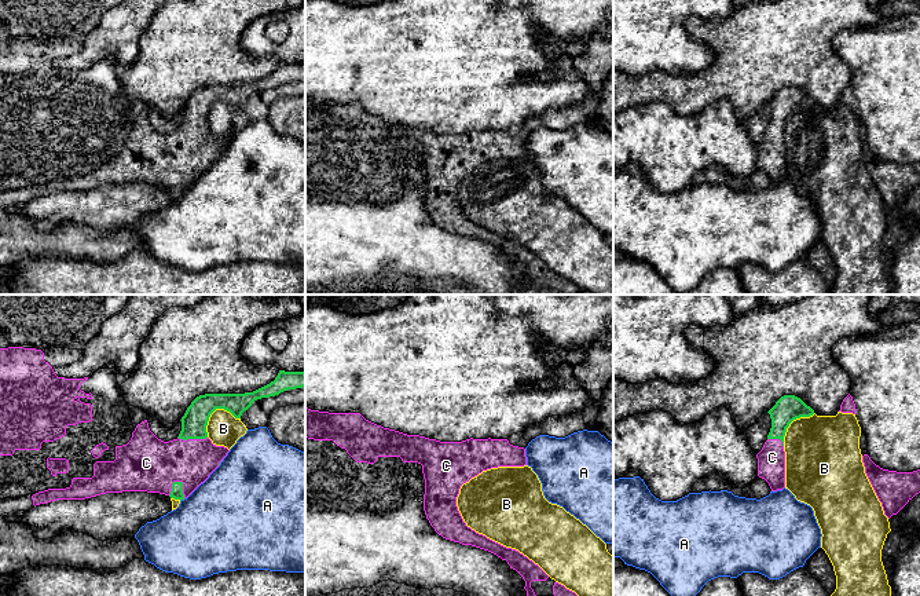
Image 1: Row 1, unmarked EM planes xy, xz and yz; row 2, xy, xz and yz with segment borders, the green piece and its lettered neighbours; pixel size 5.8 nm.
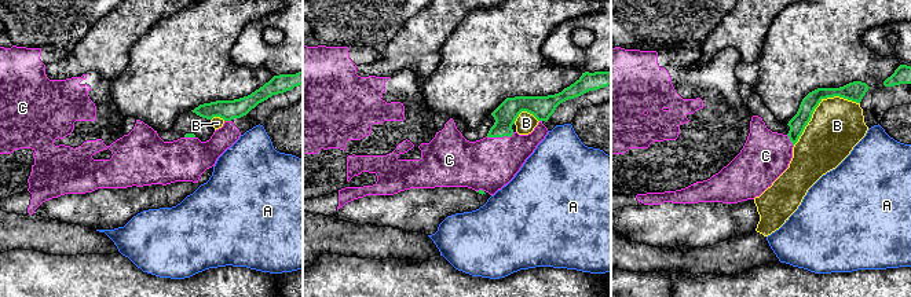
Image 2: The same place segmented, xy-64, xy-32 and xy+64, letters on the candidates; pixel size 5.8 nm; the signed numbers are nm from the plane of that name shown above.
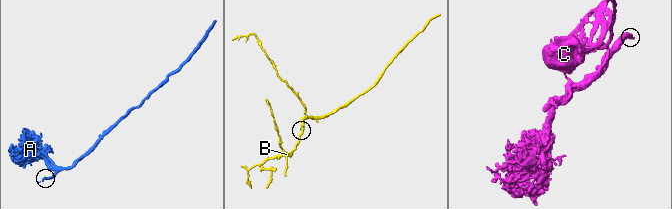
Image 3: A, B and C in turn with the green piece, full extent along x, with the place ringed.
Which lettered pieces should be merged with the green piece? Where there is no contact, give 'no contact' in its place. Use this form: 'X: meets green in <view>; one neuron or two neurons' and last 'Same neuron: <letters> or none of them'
A: meets green in xy; two neurons
B: meets green in xy; two neurons
C: meets green in xy; one neuron
Same neuron: C

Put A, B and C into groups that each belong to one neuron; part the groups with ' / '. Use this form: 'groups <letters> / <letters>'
groups A / B / C

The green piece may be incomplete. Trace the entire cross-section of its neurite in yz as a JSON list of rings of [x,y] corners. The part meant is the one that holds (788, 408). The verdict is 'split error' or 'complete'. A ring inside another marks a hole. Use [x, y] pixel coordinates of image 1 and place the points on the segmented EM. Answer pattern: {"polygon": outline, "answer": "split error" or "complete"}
{"polygon": [[[795,395],[781,396],[767,412],[771,428],[762,450],[756,454],[758,476],[765,479],[771,491],[785,487],[784,436],[789,424],[800,417],[810,417],[814,410]]], "answer": "split error"}

